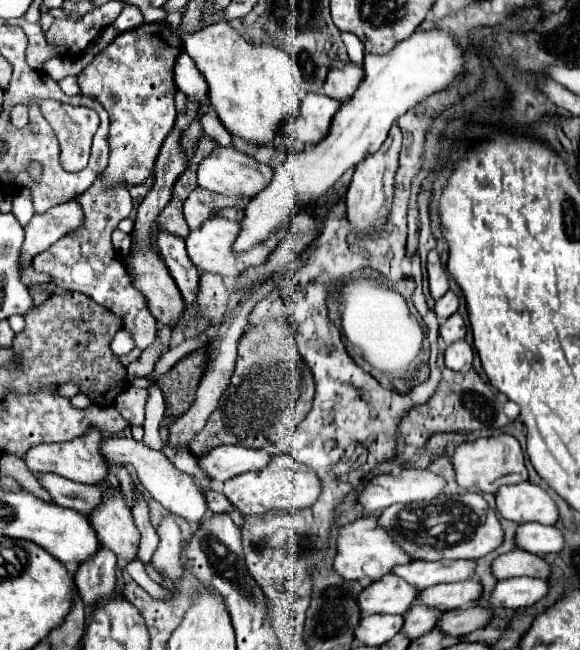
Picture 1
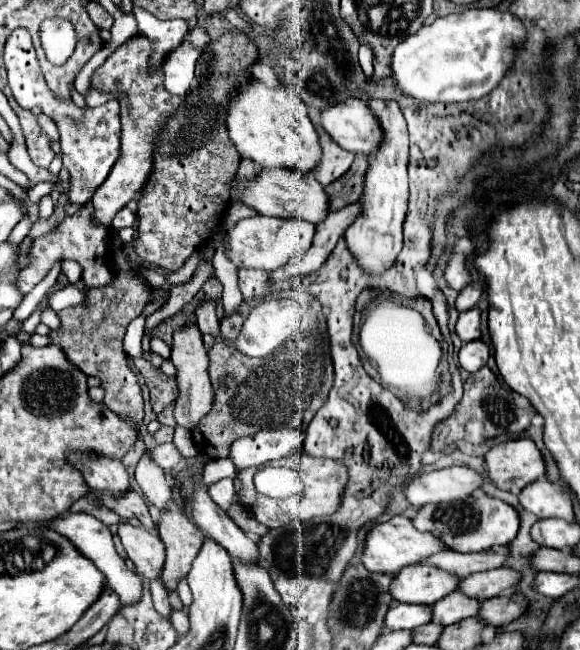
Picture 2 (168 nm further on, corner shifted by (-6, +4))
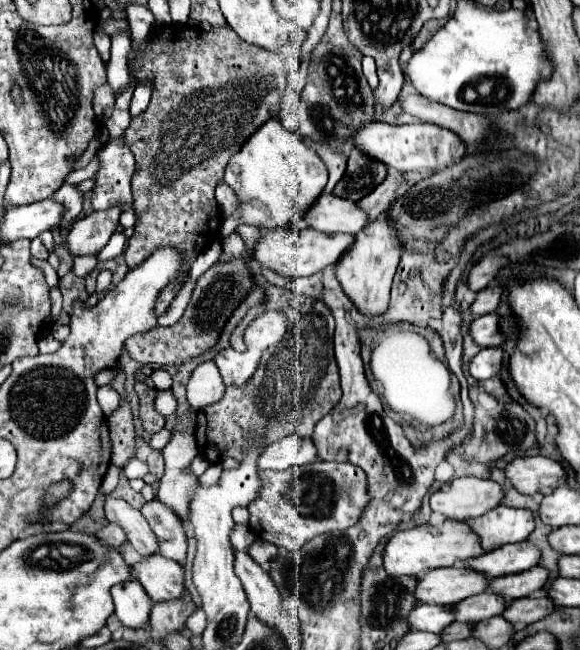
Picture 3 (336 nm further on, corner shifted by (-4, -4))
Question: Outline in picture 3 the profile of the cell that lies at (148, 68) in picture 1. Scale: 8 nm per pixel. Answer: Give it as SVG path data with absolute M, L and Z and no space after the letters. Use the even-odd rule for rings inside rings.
M111 207L107 211L95 211L89 217L75 221L67 235L67 249L75 257L99 253L117 231L119 215L121 209Z

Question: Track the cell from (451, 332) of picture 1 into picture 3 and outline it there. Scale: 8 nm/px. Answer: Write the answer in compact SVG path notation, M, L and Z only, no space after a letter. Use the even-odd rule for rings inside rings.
M497 313L477 317L471 323L471 337L481 345L481 347L499 347L505 343L505 335L501 333L499 327L501 317Z

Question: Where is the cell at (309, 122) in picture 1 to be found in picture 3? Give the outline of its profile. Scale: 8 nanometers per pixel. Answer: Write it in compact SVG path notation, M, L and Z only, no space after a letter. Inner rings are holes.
M367 123L363 125L353 145L359 147L363 153L379 159L381 163L401 171L401 173L435 173L443 167L449 167L457 161L461 161L467 153L467 145L457 137L457 133L433 125L433 123L413 123L413 125L387 125L387 123Z

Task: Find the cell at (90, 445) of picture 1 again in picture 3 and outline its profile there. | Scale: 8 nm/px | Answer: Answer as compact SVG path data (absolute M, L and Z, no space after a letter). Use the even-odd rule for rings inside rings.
M107 495L105 515L111 523L117 523L125 529L129 543L135 547L135 551L141 557L149 557L149 555L155 555L159 551L157 537L155 537L153 529L149 527L145 517L137 509L133 509L127 501Z

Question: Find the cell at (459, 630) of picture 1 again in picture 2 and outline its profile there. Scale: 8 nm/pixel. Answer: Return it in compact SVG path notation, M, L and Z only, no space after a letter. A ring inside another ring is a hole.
M513 595L513 597L495 597L481 601L477 619L483 621L485 625L493 627L503 627L517 619L523 611L527 609L527 599L523 595Z

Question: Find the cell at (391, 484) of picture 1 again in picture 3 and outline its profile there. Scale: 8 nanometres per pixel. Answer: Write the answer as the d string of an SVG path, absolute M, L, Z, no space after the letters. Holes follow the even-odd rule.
M461 477L455 479L449 489L435 491L431 495L431 509L447 519L475 519L497 505L501 505L505 493L499 483L491 479Z

